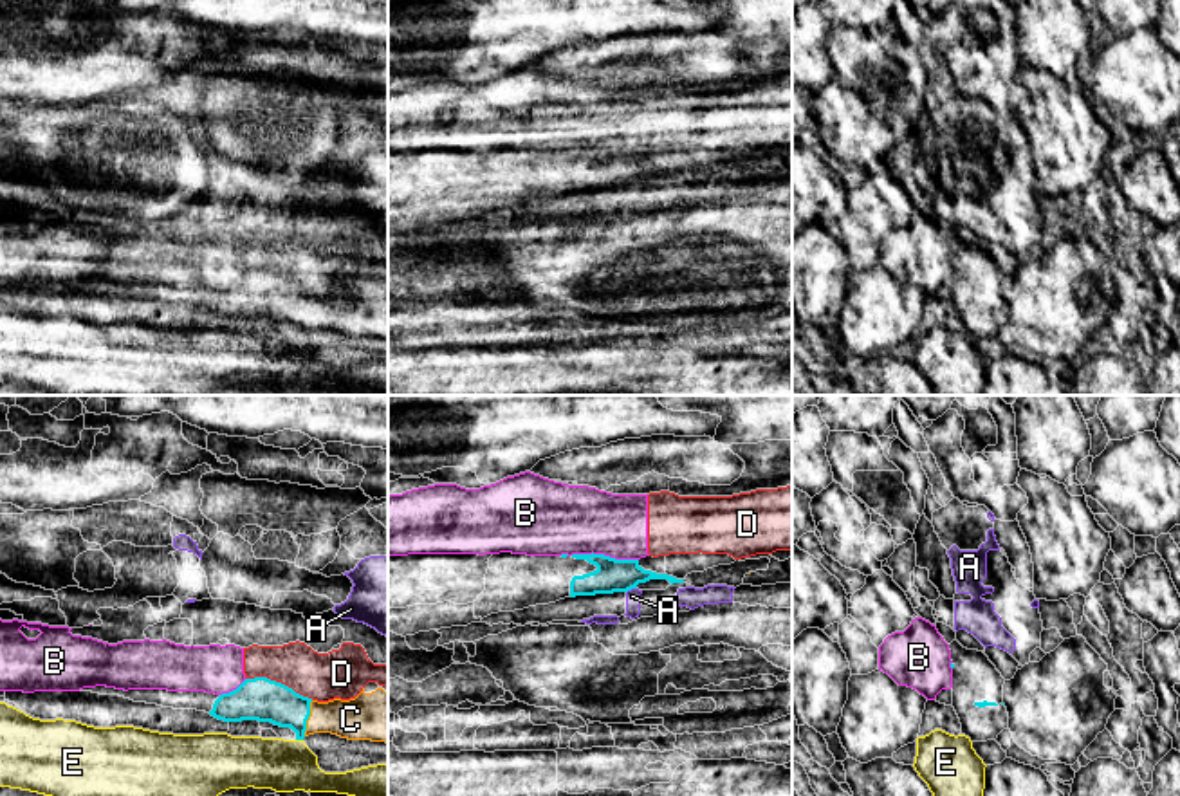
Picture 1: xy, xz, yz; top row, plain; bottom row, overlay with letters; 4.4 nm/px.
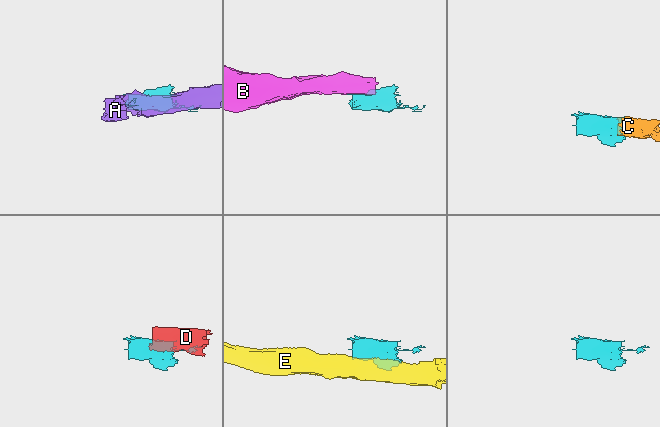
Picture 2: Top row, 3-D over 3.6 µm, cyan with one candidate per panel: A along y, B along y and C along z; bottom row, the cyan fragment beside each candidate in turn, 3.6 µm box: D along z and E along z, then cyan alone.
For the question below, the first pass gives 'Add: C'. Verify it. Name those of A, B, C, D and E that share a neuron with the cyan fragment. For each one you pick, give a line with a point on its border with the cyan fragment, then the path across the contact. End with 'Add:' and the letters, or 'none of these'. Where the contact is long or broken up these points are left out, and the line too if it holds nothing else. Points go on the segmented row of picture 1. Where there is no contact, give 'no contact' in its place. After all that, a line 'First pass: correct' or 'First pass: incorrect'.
C: contact xy (307, 719)
Add: C
First pass: correct

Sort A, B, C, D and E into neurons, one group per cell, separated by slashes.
A / B D / C / E

